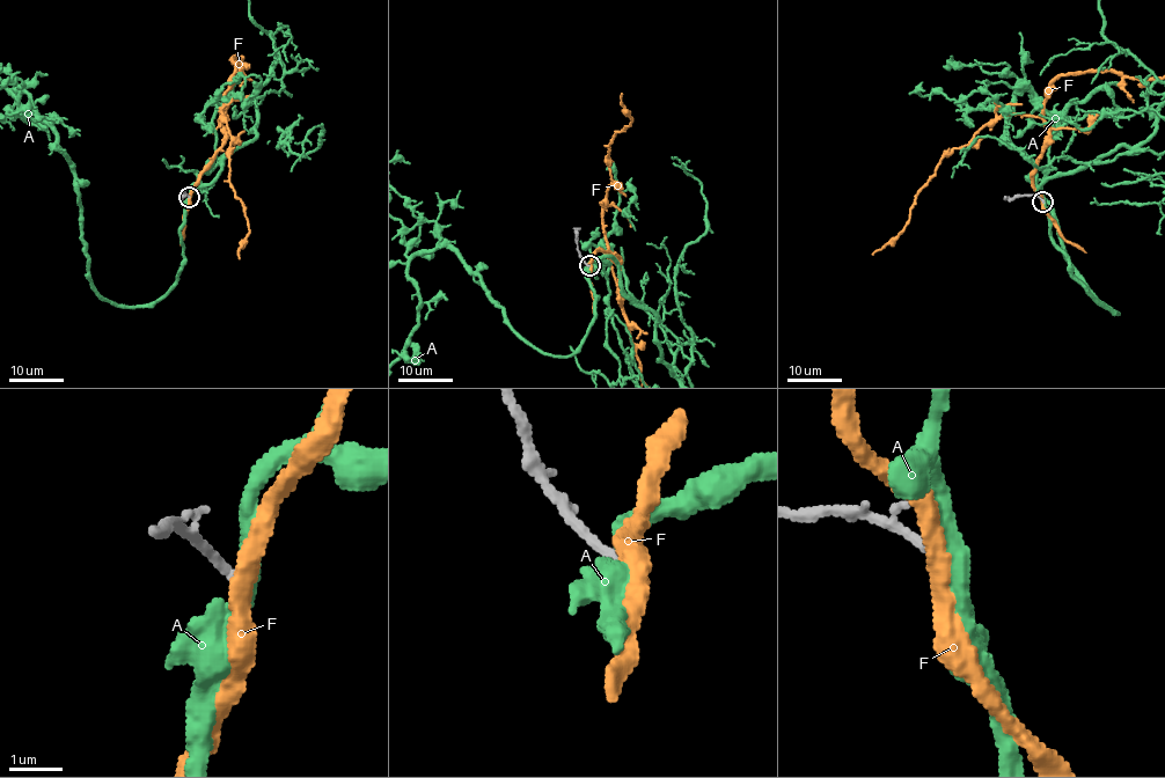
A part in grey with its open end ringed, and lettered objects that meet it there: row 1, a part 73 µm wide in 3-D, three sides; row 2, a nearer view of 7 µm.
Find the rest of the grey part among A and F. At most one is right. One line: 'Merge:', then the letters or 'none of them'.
Merge: none of them

